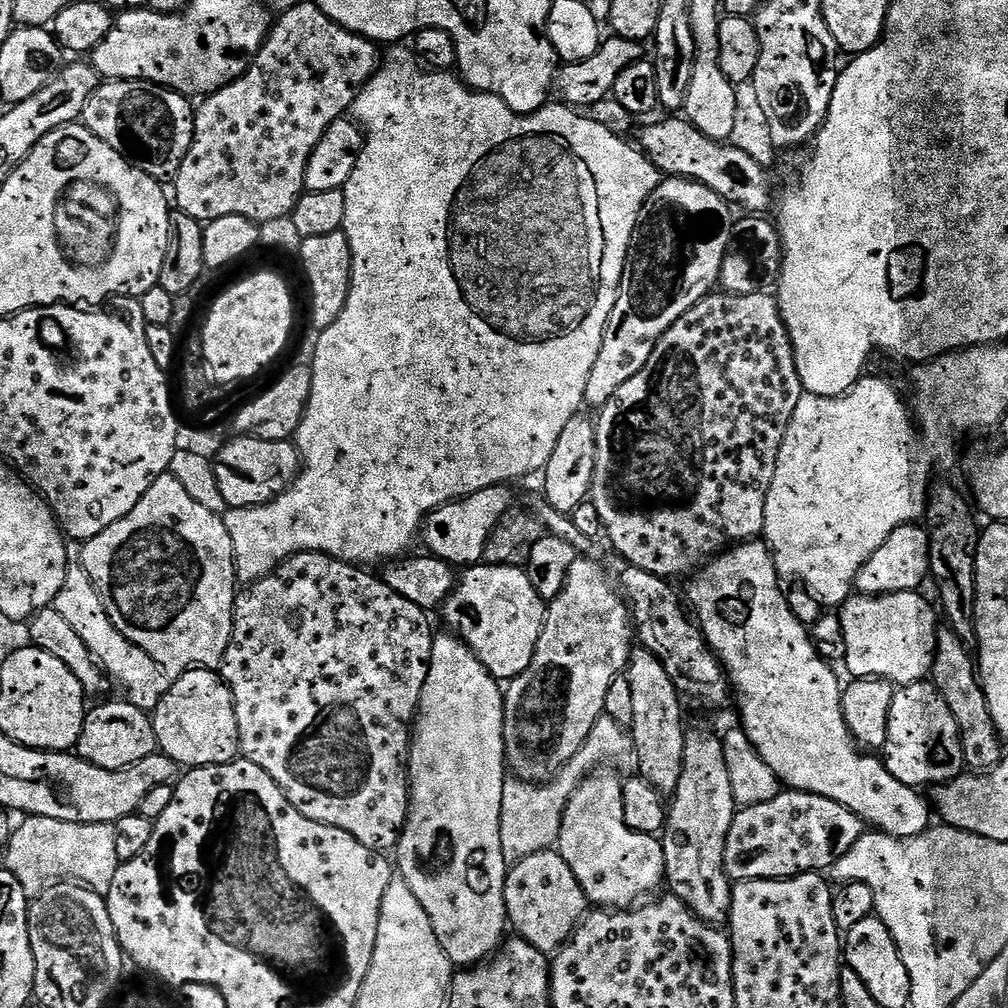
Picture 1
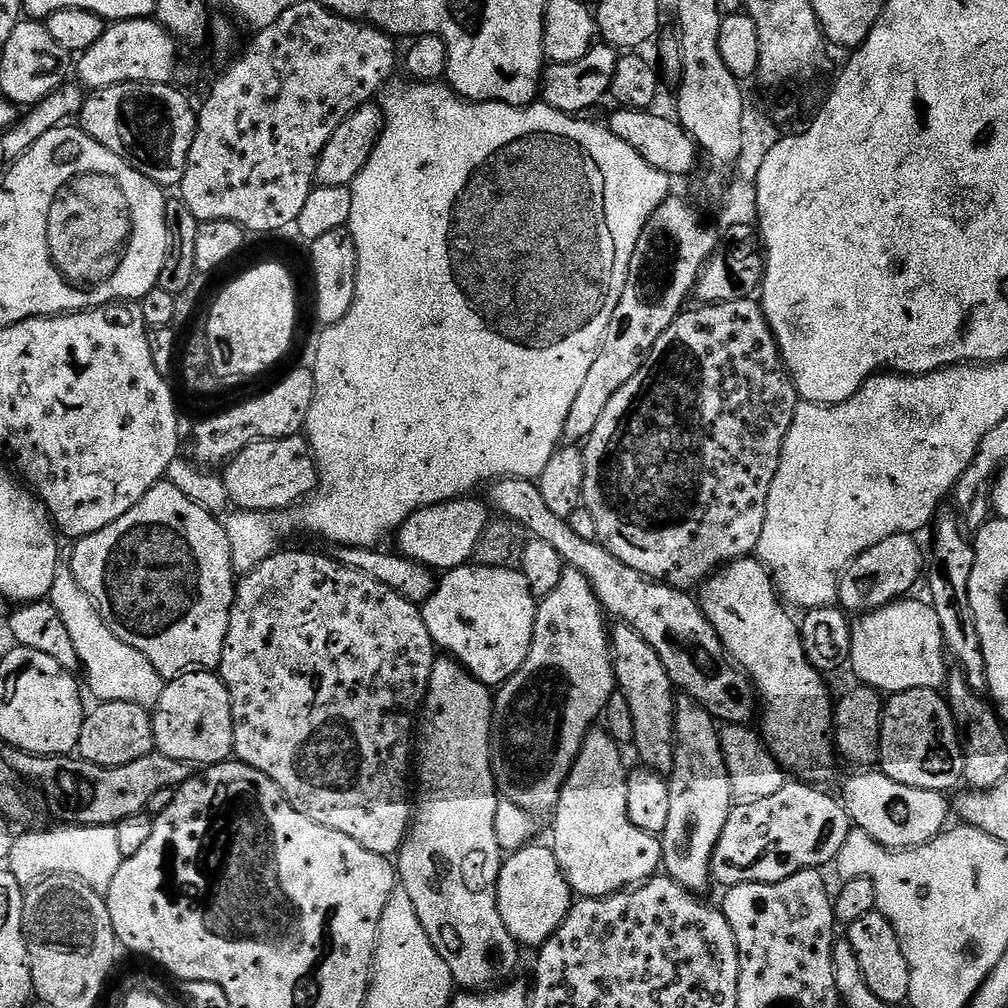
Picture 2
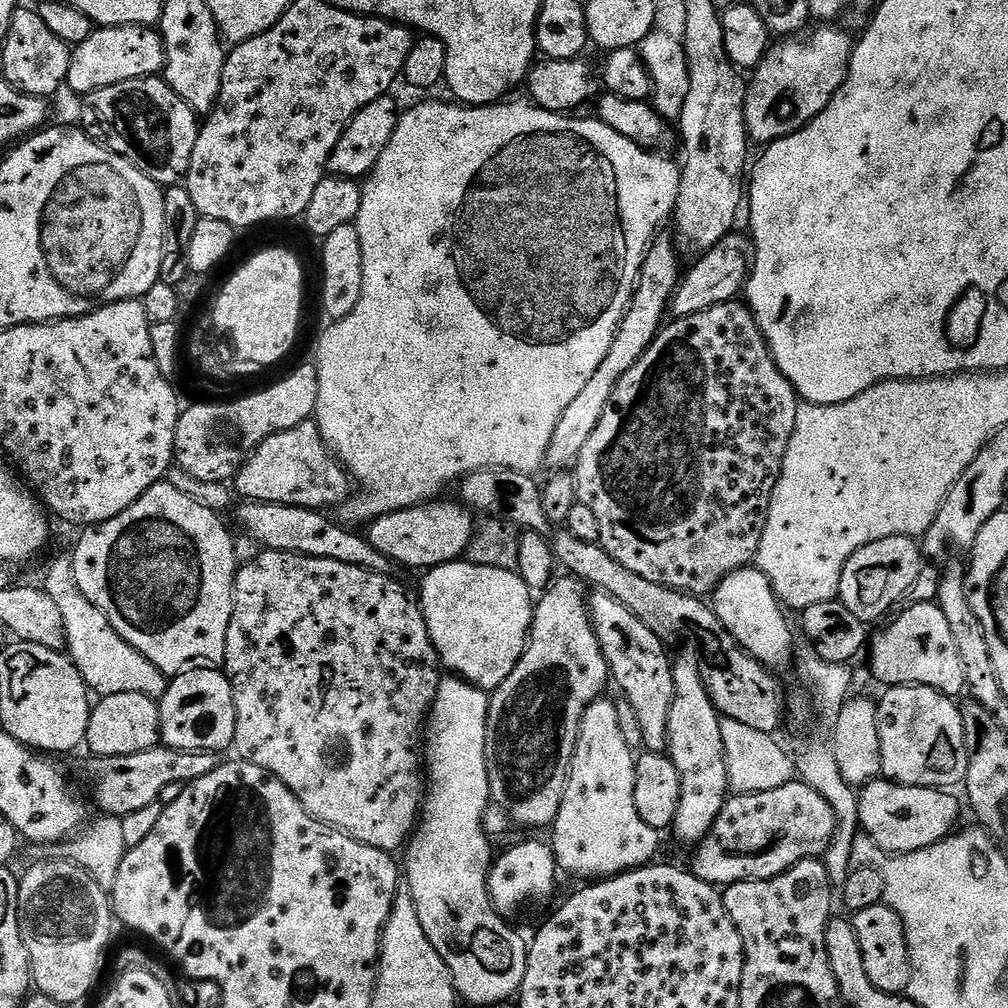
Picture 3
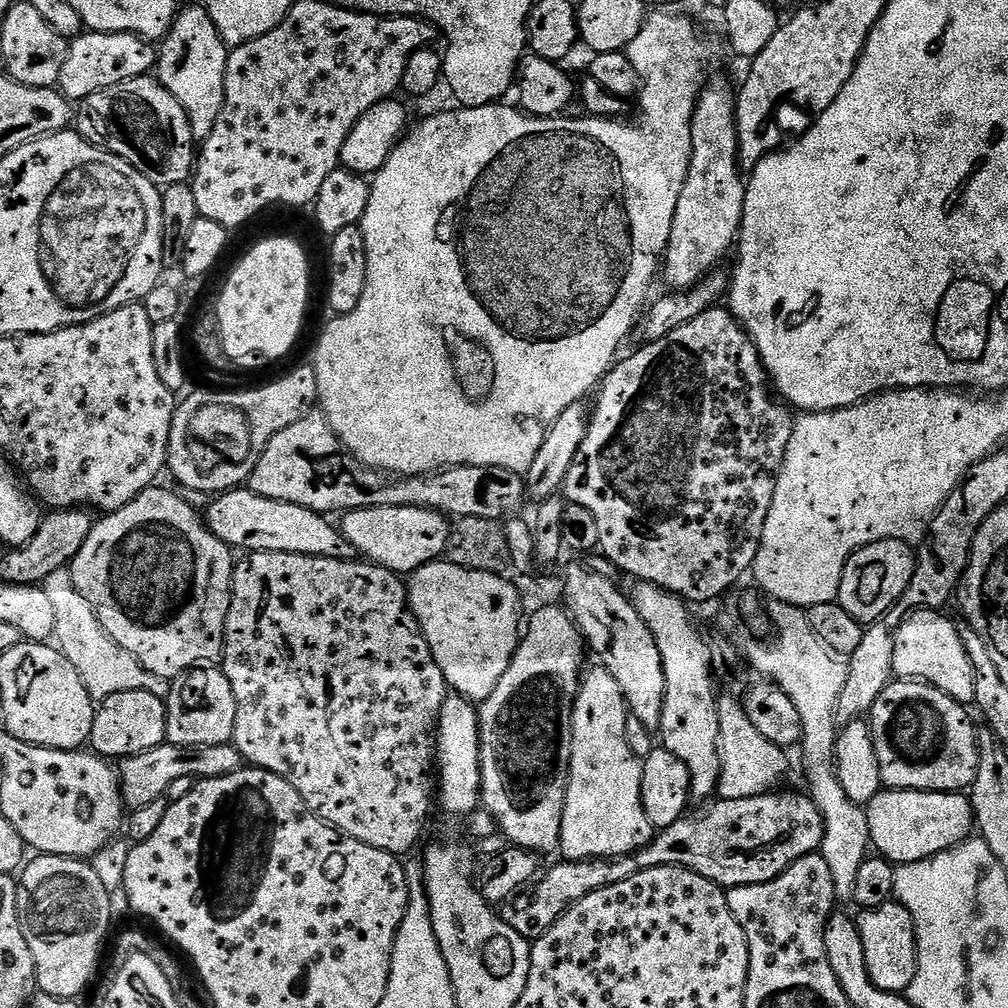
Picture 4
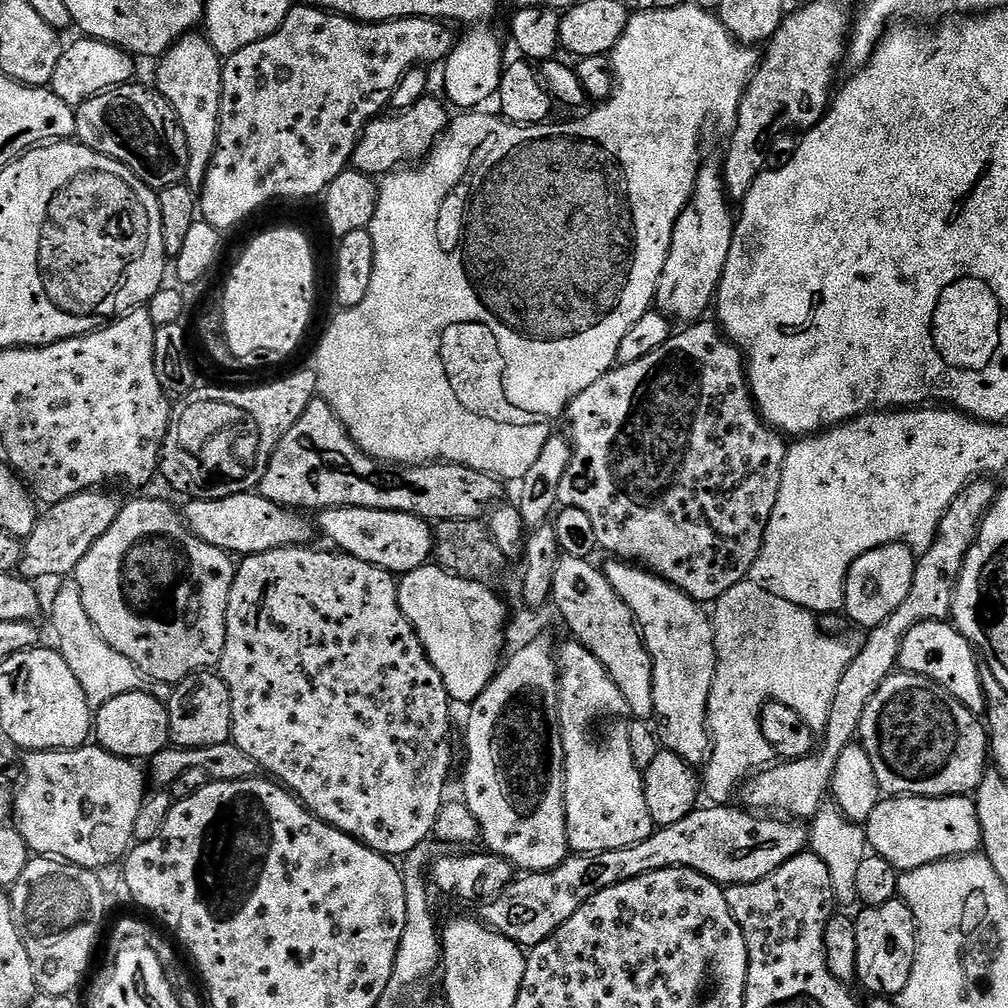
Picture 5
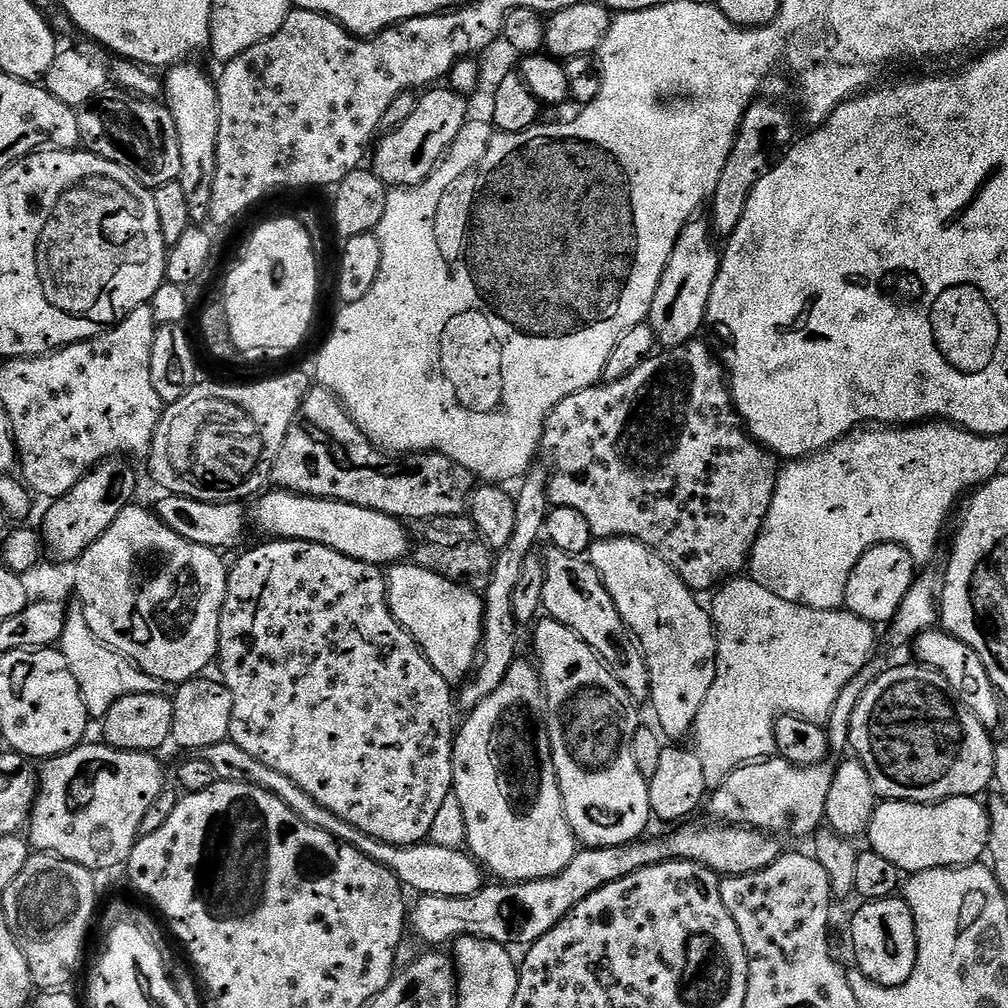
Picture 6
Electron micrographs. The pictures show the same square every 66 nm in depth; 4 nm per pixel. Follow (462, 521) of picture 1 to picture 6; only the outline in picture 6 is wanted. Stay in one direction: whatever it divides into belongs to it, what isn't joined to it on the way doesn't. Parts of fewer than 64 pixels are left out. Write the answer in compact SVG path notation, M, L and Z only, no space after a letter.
M265 491L255 501L256 509L253 512L251 509L250 512L251 519L252 516L256 519L256 524L265 532L265 537L314 542L330 546L330 550L338 550L338 554L381 566L399 564L407 557L404 556L407 552L409 555L409 529L407 532L404 529L407 527L395 516L387 516L378 510L354 506L341 500L320 500L316 496L298 496L295 492L271 491Z

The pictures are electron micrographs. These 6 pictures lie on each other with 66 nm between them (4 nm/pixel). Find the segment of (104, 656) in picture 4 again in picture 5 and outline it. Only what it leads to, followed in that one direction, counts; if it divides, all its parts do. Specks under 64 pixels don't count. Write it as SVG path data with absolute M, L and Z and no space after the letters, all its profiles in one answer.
M74 578L63 581L64 584L56 592L52 600L52 628L56 631L55 643L58 645L60 657L70 666L74 678L78 678L78 686L82 686L82 694L86 694L88 703L93 709L100 708L110 698L118 698L118 694L145 692L159 700L168 701L172 697L173 685L162 682L158 678L150 678L126 654L114 650L102 634L90 622L90 614L86 614L86 606L82 606L82 590Z

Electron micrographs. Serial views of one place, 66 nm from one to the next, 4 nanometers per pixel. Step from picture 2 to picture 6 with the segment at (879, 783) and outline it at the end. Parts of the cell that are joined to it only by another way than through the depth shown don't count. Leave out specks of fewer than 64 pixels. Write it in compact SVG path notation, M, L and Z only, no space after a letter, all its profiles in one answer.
M955 796L936 804L884 800L877 803L874 818L870 818L867 847L894 862L904 874L975 864L987 853L990 838L988 810L980 802L975 796Z

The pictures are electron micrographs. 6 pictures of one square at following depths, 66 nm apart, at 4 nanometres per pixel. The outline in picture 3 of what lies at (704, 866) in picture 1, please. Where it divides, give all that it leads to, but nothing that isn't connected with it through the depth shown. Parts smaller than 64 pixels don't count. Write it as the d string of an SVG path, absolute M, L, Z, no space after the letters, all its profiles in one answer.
M691 659L676 660L674 674L674 702L670 706L668 723L668 752L678 766L678 778L682 778L682 798L678 802L678 814L670 829L684 844L695 846L712 831L714 822L730 795L726 750L722 746L724 726L720 711L710 702L708 688L698 674Z

